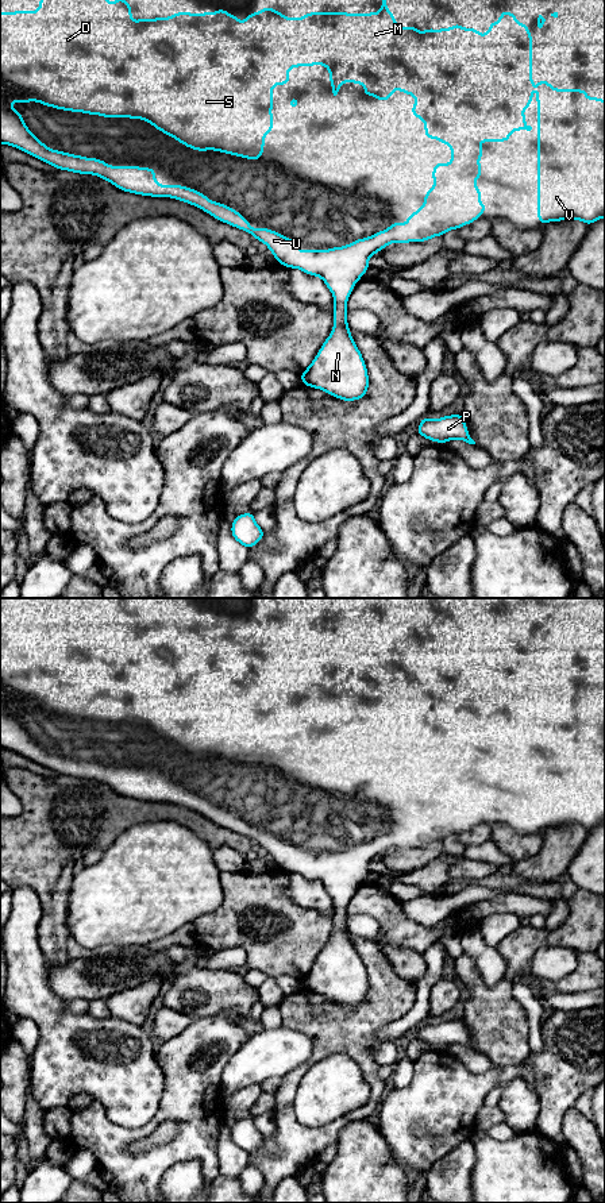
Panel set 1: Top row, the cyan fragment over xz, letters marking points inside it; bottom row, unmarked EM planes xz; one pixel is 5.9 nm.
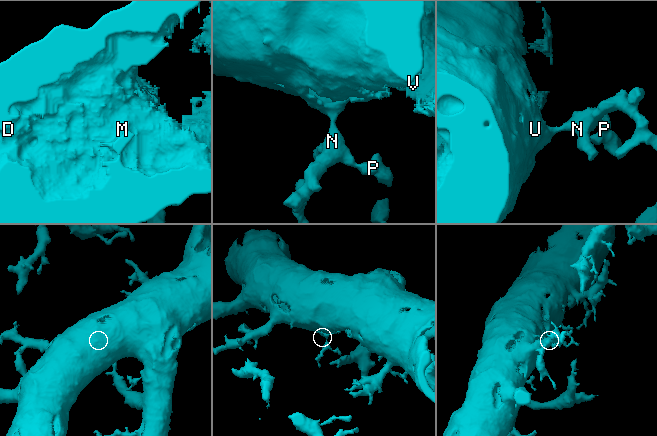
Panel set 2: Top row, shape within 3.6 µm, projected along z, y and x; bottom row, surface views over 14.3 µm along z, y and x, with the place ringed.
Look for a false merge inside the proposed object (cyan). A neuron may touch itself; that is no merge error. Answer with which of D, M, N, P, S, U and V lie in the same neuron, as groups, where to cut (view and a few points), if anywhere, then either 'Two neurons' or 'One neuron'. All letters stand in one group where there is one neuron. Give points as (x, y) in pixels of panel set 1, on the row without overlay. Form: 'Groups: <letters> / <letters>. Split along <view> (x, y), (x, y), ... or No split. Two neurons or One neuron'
Groups: D M N P S U V. No split. One neuron

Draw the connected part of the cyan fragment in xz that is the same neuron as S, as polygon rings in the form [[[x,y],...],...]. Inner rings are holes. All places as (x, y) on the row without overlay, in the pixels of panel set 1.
[[[50,598],[49,602],[41,599],[38,616],[0,617],[0,749],[16,752],[57,775],[97,780],[123,797],[170,802],[197,811],[221,828],[246,836],[255,845],[265,848],[280,870],[320,882],[334,901],[334,932],[300,983],[304,991],[320,994],[342,1006],[361,1005],[369,995],[367,972],[347,928],[347,906],[355,888],[369,875],[369,863],[390,848],[427,847],[478,825],[481,818],[488,817],[488,811],[478,805],[483,797],[474,788],[482,782],[478,764],[483,761],[483,753],[478,748],[509,747],[512,736],[532,734],[525,729],[527,721],[521,718],[531,712],[532,703],[532,639],[524,626],[516,626],[515,617],[501,614],[500,626],[490,625],[486,640],[479,639],[475,632],[463,633],[461,628],[450,633],[425,633],[420,639],[417,631],[400,632],[394,618],[388,614],[388,598],[378,599],[381,601],[379,617],[307,617],[304,622],[285,622],[282,617],[263,612],[261,617],[248,618],[244,628],[226,617],[223,612],[217,617],[176,617],[169,622],[139,622],[134,628],[128,606],[117,601],[112,609],[103,598]],[[315,670],[328,672],[334,701],[347,686],[362,689],[363,699],[374,701],[378,706],[390,705],[396,693],[401,698],[415,701],[416,707],[412,710],[411,720],[423,725],[424,741],[439,744],[442,749],[451,752],[451,768],[433,770],[433,793],[425,797],[424,810],[412,817],[405,829],[394,826],[385,836],[328,855],[298,855],[297,848],[290,843],[270,833],[253,833],[238,816],[211,806],[201,797],[184,790],[159,790],[155,786],[154,772],[109,771],[99,763],[53,755],[28,734],[22,716],[11,713],[15,705],[23,710],[32,705],[69,717],[140,724],[192,755],[213,755],[258,766],[262,764],[265,740],[273,737],[273,691],[290,689],[288,676],[292,672]]]

